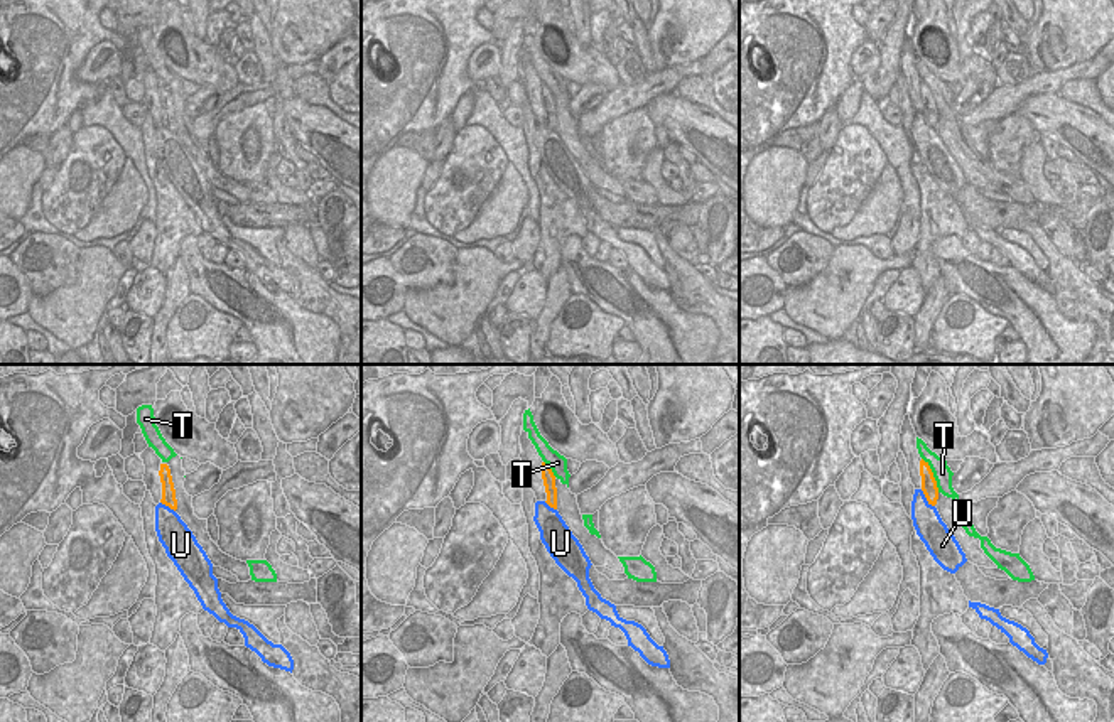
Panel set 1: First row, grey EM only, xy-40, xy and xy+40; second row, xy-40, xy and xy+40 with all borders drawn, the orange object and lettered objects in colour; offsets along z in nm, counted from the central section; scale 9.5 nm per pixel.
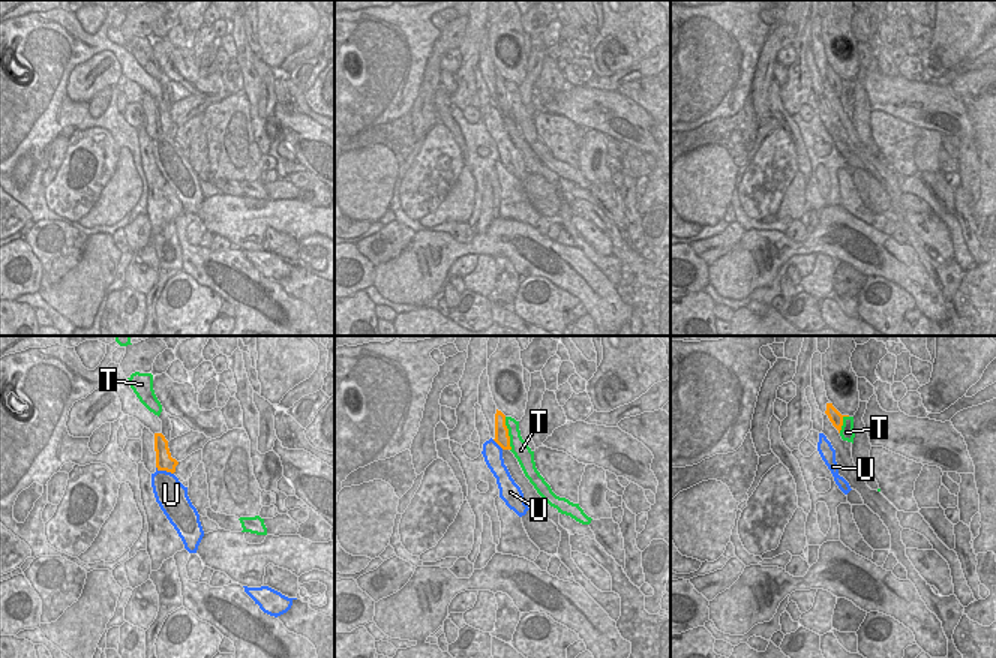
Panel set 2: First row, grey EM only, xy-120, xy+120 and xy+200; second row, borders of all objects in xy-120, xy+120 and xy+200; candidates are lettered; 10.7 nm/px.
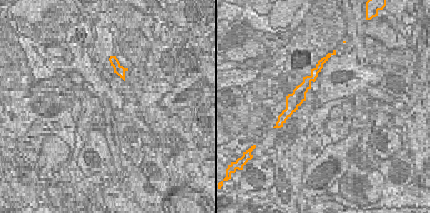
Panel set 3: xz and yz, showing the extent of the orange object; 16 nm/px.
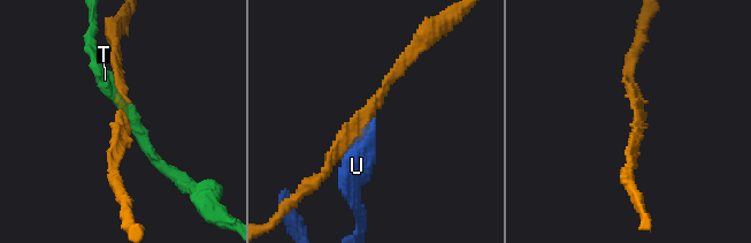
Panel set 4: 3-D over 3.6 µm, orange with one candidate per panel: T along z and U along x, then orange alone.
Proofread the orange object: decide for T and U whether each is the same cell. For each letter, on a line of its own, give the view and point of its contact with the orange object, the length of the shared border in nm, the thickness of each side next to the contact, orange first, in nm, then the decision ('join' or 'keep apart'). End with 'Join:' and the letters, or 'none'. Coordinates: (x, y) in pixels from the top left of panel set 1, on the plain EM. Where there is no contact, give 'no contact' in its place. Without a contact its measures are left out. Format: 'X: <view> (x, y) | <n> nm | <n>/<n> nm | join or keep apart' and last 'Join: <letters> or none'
T: xy+40 (932, 96) | 380 nm | 160/170 nm | keep apart
U: xy+40 (925, 118) | 220 nm | 160/280 nm | keep apart
Join: none

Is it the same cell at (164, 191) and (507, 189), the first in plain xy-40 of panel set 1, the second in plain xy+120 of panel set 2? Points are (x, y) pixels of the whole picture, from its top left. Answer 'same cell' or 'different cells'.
same cell

